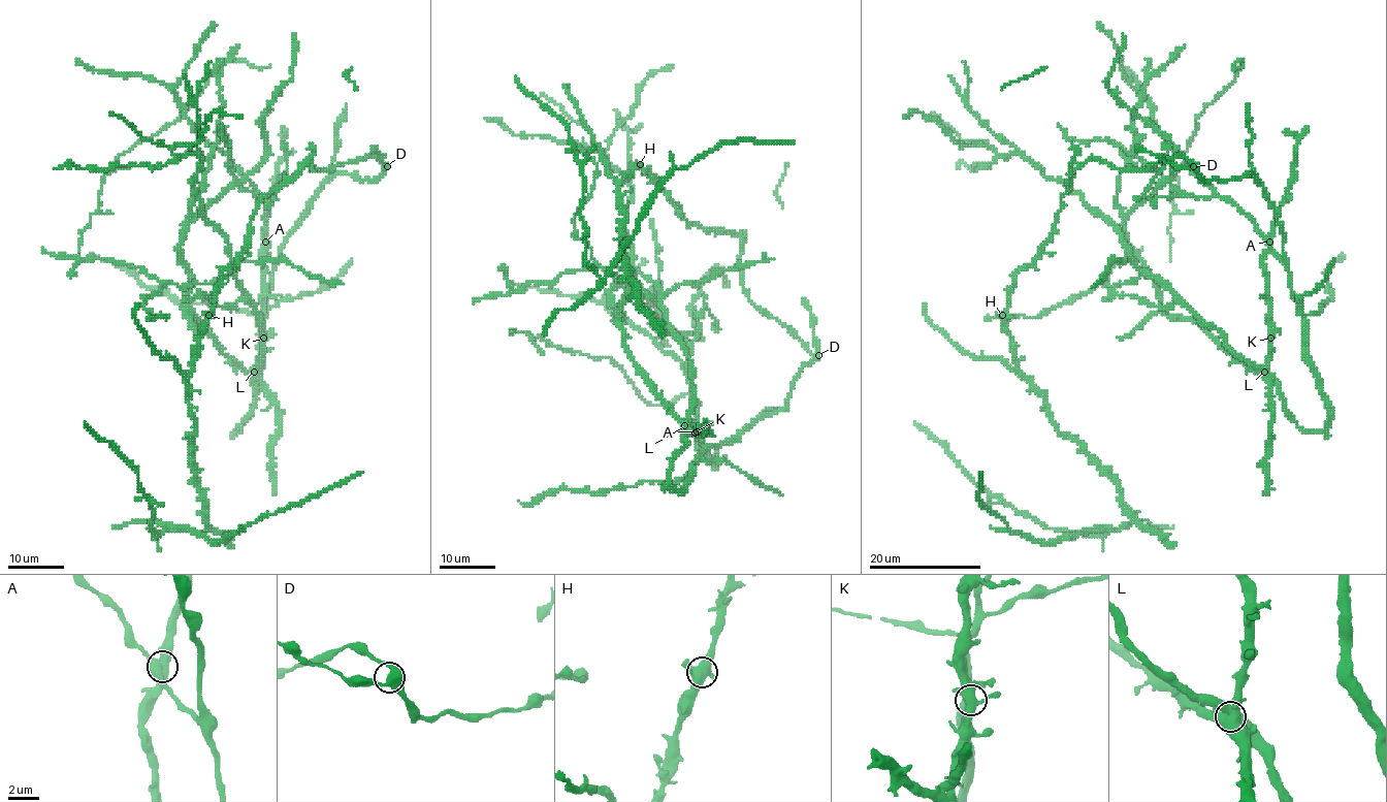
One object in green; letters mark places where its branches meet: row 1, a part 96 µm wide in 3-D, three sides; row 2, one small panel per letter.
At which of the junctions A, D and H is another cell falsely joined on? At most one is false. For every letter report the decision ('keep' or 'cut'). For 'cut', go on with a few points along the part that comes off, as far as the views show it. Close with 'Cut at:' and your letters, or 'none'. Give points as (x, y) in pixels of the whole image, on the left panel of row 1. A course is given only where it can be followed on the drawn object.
A: keep
D: keep
H: keep
Cut at: none

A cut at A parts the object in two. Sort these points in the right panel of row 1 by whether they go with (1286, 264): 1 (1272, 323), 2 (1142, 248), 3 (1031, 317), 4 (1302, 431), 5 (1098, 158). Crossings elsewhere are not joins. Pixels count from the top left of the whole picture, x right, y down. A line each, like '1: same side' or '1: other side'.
1: other side
2: other side
3: other side
4: same side
5: same side

